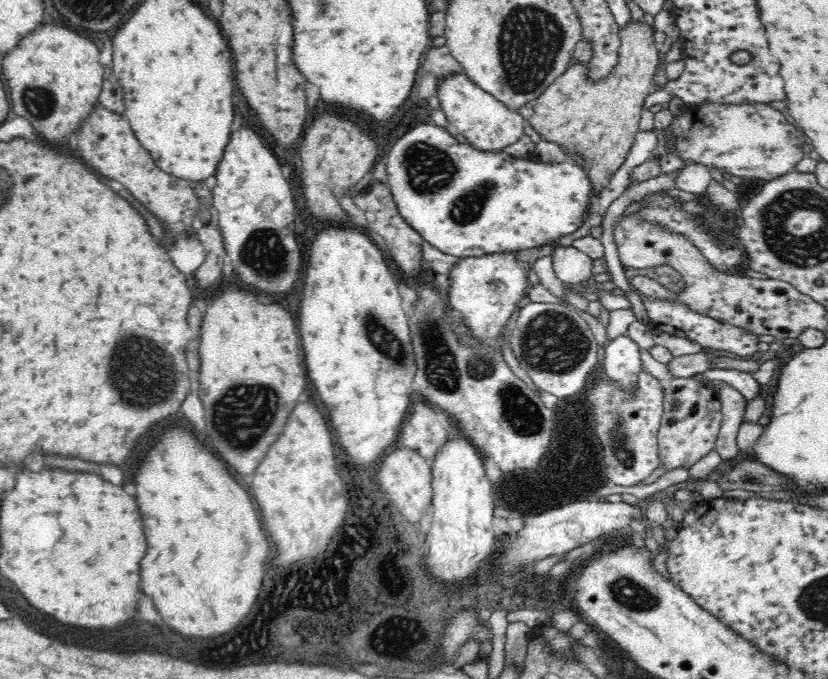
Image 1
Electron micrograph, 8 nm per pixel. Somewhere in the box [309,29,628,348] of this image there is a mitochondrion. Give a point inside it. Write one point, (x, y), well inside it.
(427, 168)

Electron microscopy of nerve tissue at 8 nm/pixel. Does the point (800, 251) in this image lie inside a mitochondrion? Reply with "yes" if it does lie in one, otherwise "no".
yes

